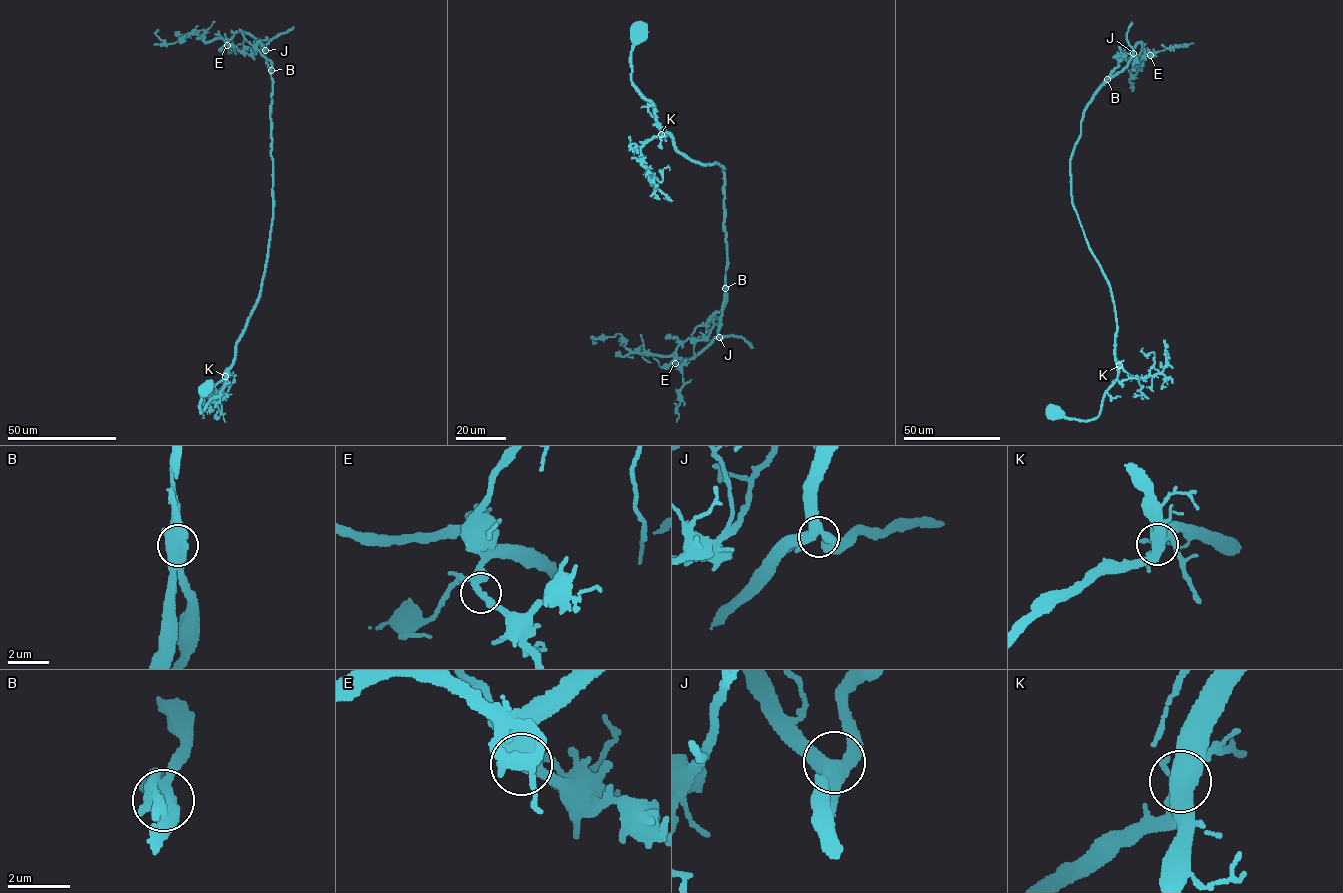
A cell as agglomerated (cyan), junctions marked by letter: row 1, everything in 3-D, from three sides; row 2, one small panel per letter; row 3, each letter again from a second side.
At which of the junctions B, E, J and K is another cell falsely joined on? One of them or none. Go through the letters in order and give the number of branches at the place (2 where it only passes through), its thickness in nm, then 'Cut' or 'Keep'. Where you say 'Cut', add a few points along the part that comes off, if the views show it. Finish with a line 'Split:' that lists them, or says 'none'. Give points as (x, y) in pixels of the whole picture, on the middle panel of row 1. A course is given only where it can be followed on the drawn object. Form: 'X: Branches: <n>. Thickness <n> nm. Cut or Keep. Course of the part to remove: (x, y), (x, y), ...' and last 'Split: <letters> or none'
B: Branches: 2. Thickness 700 nm. Cut. Course of the part to remove: (726, 288), (726, 302), (706, 324), (708, 335), (704, 339), (697, 340), (694, 359)
E: Branches: 2. Thickness 320 nm. Keep
J: Branches: 3. Thickness 460 nm. Keep
K: Branches: 2. Thickness 550 nm. Keep
Split: B

